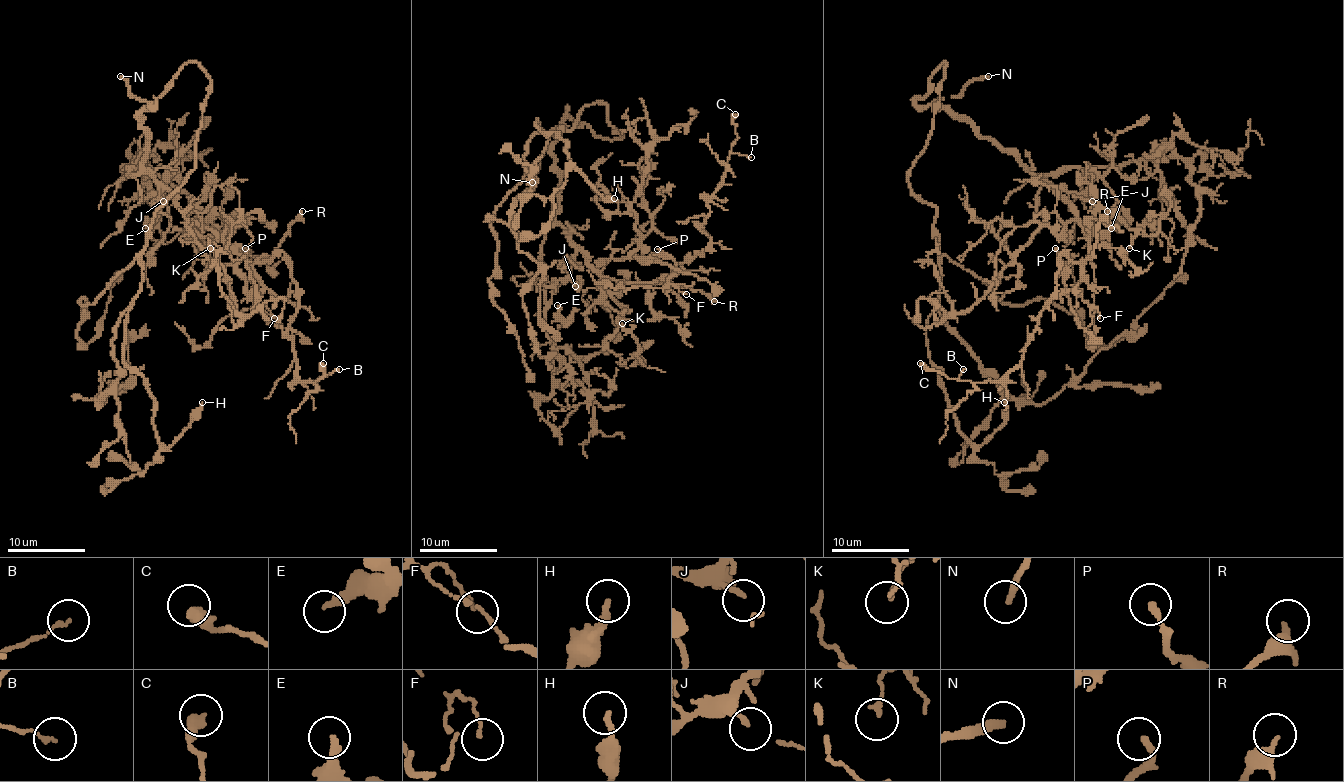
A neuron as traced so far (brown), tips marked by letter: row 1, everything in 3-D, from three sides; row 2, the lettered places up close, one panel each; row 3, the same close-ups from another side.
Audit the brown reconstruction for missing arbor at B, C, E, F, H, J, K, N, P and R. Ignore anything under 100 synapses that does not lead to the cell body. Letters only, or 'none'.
N

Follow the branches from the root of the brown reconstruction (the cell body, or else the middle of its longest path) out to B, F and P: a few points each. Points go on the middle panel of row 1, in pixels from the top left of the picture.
B: (583, 124), (567, 110), (554, 143), (556, 221), (616, 282), (708, 251), (727, 157), (751, 157)
F: (583, 124), (567, 110), (554, 143), (556, 221), (602, 276), (653, 282), (675, 272), (669, 282), (686, 294)
P: (583, 124), (567, 110), (554, 143), (556, 221), (616, 282), (669, 276), (671, 258), (649, 258), (657, 249)

